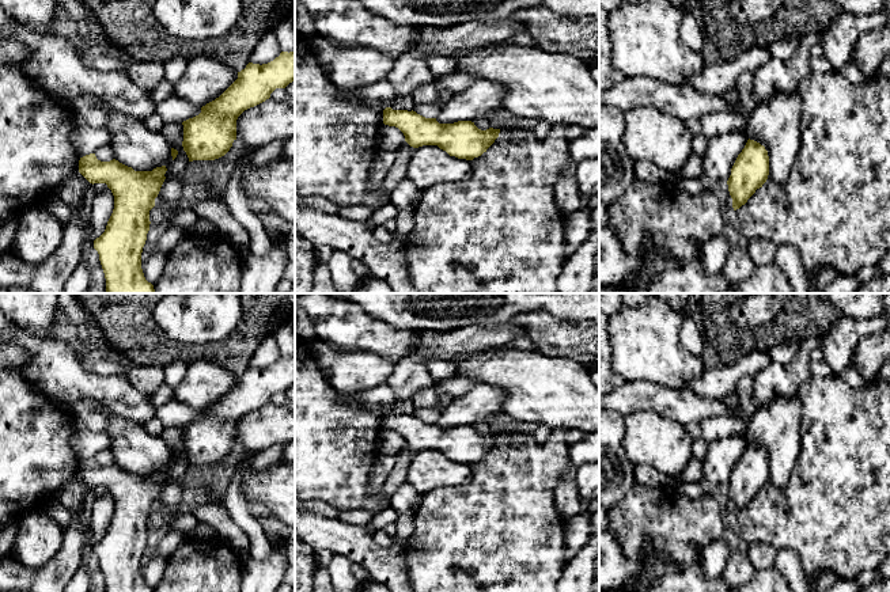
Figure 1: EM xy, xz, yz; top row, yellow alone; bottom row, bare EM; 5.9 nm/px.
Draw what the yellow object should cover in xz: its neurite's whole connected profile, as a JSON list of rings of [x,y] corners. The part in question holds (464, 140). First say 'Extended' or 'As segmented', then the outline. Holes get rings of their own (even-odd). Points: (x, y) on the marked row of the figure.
As segmented. [[[391,107],[383,110],[383,124],[398,128],[413,148],[438,145],[450,156],[466,160],[486,152],[500,133],[500,129],[493,128],[481,130],[471,121],[439,124],[436,118],[425,118],[413,110]]]

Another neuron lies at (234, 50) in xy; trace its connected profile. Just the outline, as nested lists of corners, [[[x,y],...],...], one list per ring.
[[[82,0],[91,11],[94,19],[102,24],[103,34],[111,45],[125,50],[132,61],[154,60],[164,62],[174,57],[186,60],[197,56],[208,56],[217,60],[236,72],[241,72],[250,62],[250,56],[260,38],[272,31],[285,19],[295,0],[242,0],[242,14],[230,31],[219,38],[204,41],[185,39],[171,35],[154,14],[156,0]]]

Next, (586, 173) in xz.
[[[599,158],[572,164],[571,172],[583,198],[599,194]]]

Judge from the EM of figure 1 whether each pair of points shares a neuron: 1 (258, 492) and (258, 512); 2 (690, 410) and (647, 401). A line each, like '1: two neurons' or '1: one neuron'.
1: two neurons
2: one neuron

